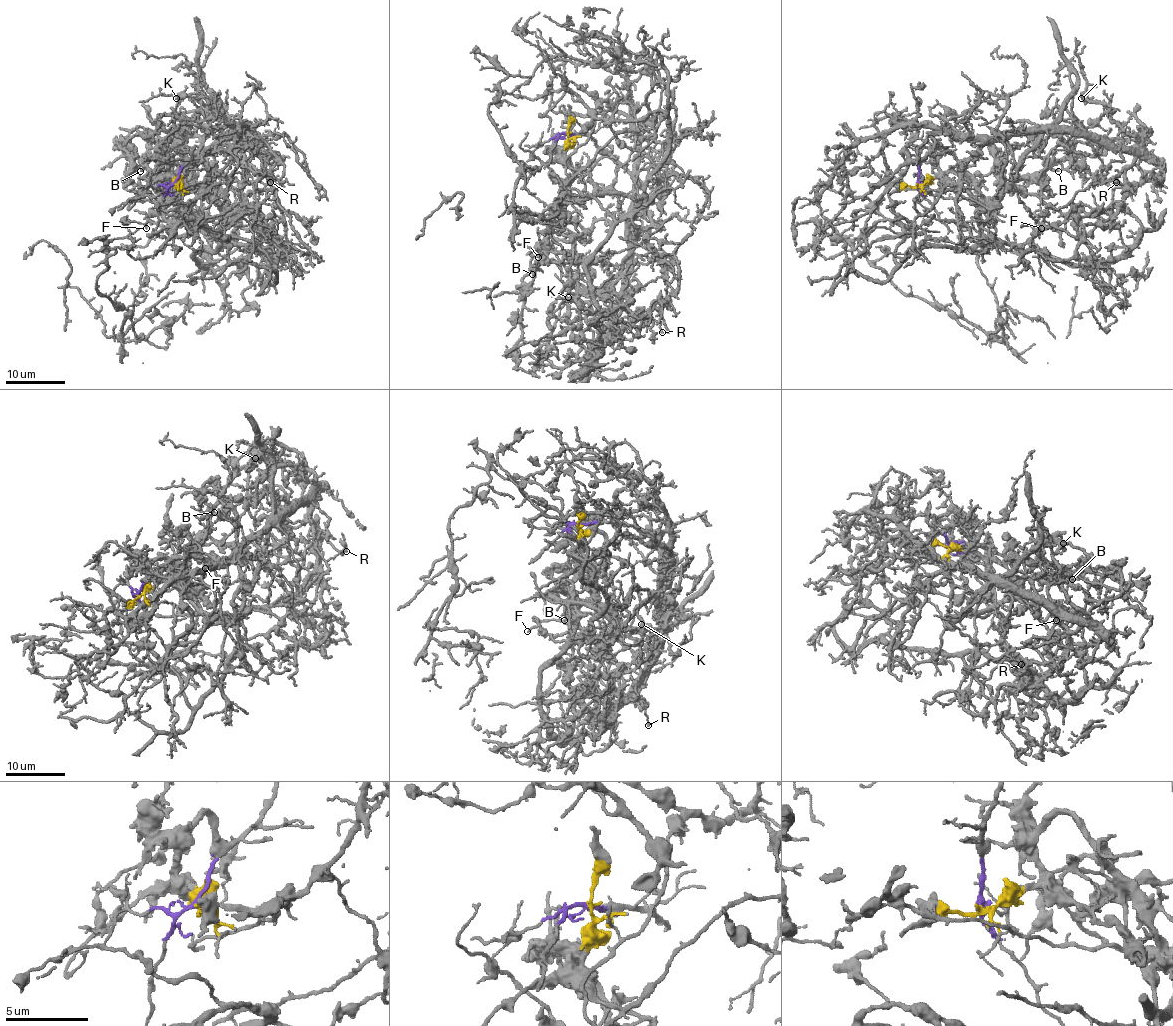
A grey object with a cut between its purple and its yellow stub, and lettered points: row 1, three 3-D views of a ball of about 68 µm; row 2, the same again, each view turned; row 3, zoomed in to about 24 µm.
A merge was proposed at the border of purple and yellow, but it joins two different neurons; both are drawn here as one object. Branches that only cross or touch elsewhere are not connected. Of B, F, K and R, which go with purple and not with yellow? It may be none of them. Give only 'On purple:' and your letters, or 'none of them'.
On purple: K, R

